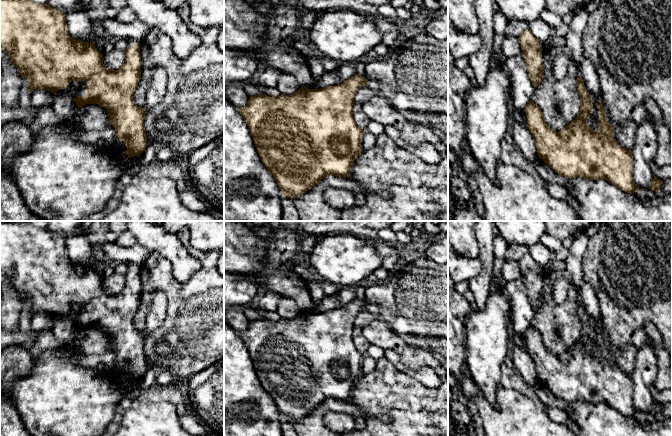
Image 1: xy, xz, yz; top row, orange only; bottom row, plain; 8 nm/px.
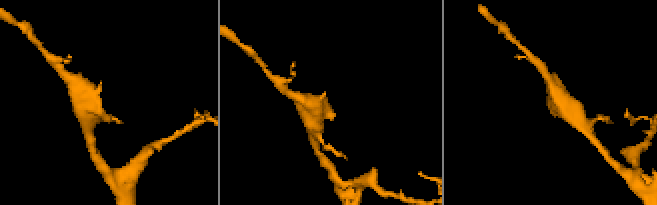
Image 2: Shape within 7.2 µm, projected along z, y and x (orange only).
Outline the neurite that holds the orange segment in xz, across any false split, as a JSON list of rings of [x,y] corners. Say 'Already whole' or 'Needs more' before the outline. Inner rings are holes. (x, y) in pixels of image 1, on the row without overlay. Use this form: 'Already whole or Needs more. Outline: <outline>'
Already whole. Outline: [[[355,298],[335,310],[321,313],[301,310],[293,319],[250,320],[246,330],[237,332],[250,354],[262,387],[278,407],[283,421],[300,421],[330,399],[349,401],[354,384],[363,375],[361,366],[365,357],[353,342],[354,321],[361,311],[368,310],[368,306],[364,300]]]

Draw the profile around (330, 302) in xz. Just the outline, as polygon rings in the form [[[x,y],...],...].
[[[355,286],[346,287],[345,289],[338,290],[334,295],[326,295],[319,302],[312,303],[312,306],[307,311],[309,313],[321,313],[328,310],[335,310],[343,307],[355,298]]]

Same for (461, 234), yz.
[[[448,221],[448,243],[460,255],[478,258],[479,246],[475,234],[476,221]]]

